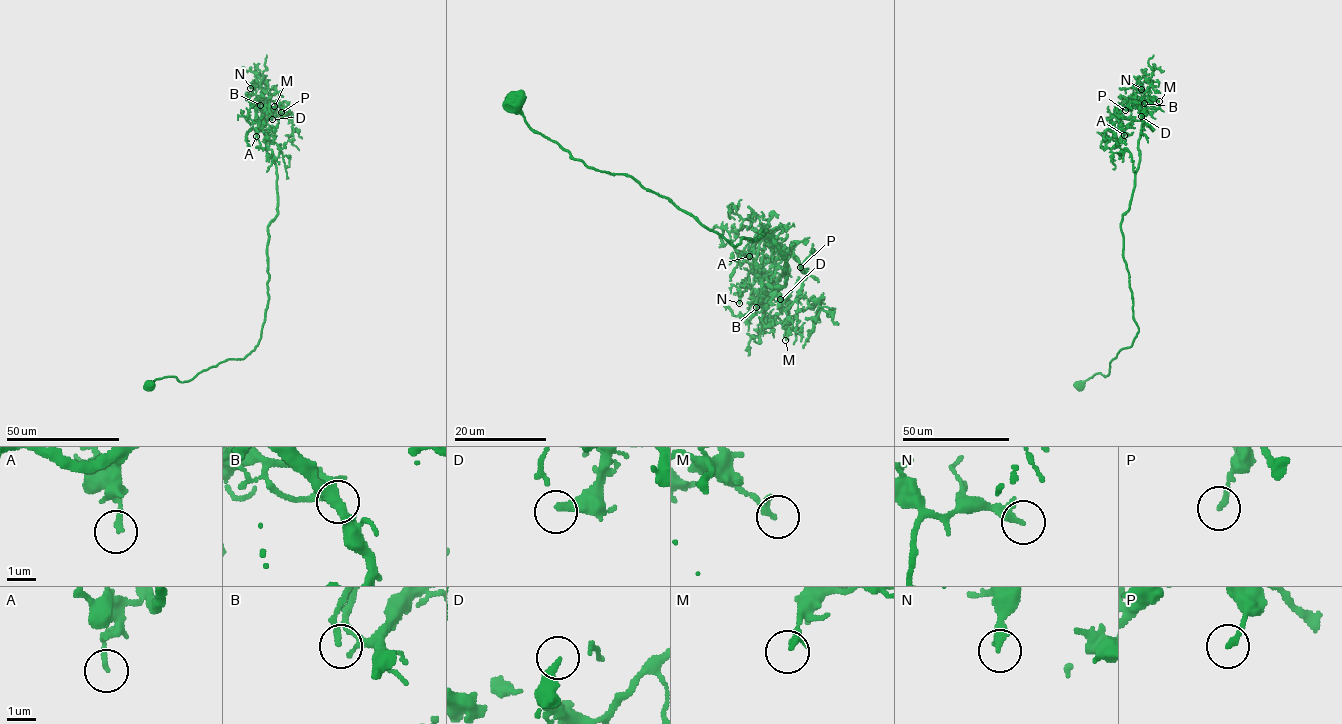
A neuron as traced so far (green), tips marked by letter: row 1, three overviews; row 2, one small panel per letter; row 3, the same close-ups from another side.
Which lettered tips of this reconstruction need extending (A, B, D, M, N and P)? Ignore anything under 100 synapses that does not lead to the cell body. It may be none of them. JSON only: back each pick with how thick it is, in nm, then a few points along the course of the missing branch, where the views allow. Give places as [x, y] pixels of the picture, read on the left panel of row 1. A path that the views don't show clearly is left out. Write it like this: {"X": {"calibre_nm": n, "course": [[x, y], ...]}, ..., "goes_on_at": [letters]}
{"D": {"calibre_nm": 260, "course": [[272, 119], [276, 126], [284, 125], [287, 134], [298, 148], [299, 157]]}, "goes_on_at": ["D"]}

